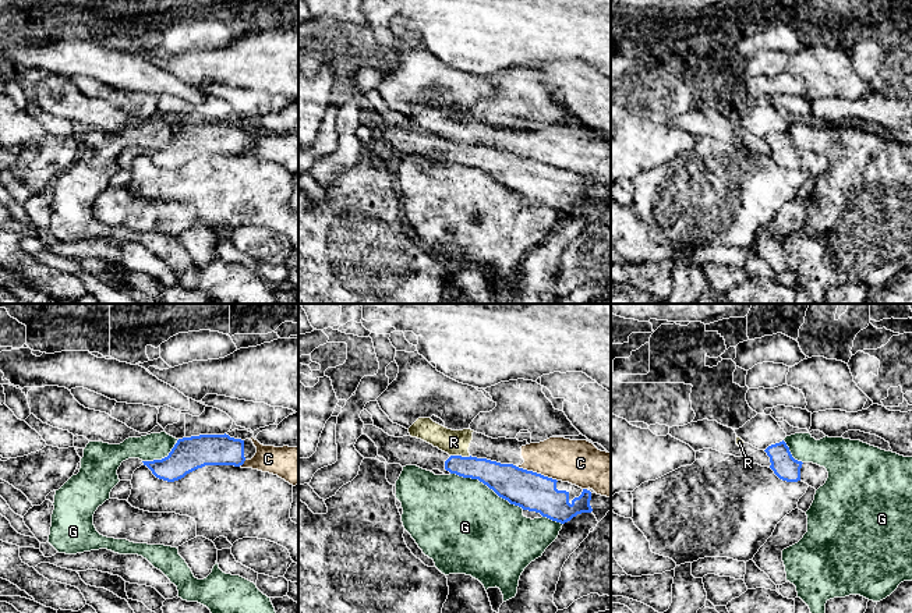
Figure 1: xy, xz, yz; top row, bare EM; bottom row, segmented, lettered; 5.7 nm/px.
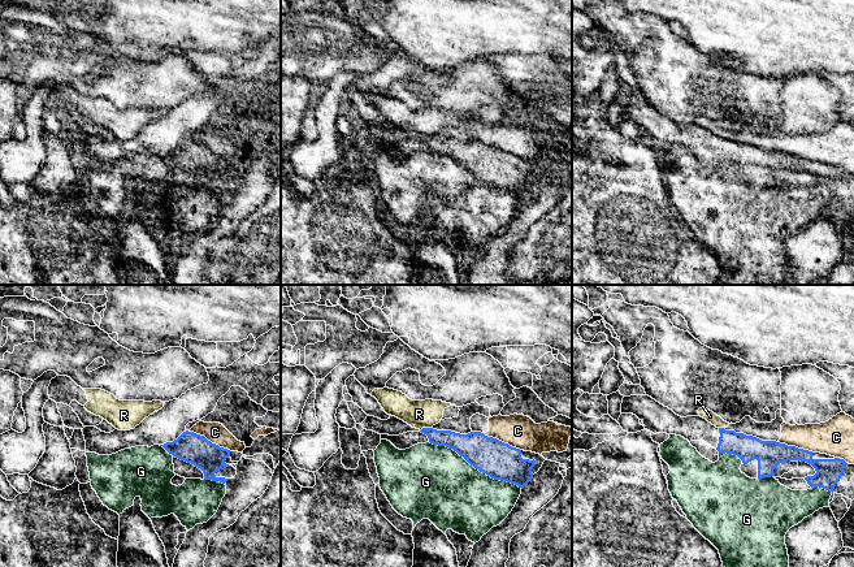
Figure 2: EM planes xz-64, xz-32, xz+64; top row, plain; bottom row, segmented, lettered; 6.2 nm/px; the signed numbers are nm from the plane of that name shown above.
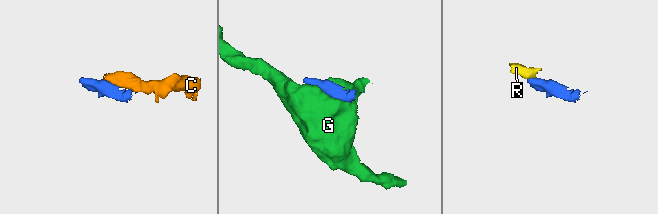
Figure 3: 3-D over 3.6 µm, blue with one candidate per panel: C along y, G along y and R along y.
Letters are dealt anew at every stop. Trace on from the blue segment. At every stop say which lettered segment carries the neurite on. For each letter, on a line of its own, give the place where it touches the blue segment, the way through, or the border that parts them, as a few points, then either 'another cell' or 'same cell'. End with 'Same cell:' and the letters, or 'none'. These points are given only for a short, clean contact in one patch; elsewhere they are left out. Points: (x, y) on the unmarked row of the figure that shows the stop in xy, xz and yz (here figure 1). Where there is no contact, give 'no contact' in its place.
C: meets blue in xz at (536, 160); another cell
G: meets blue in xz at (487, 173); another cell
R: meets blue in xz at (460, 144); border along xz (451, 142), (470, 144); another cell
Same cell: none

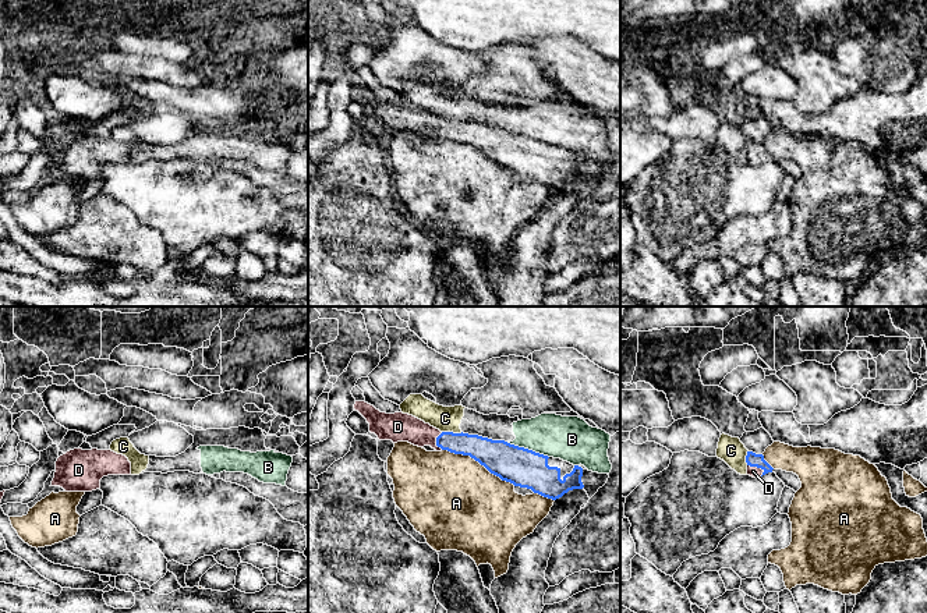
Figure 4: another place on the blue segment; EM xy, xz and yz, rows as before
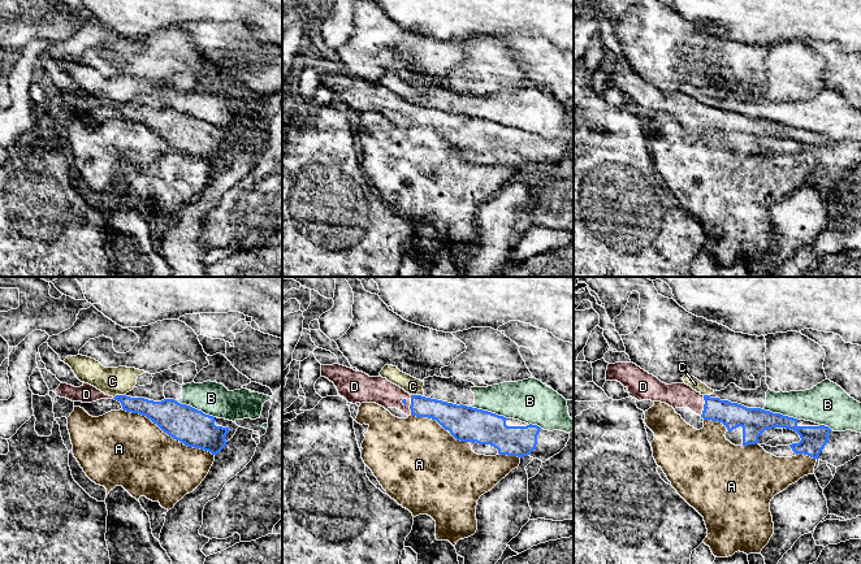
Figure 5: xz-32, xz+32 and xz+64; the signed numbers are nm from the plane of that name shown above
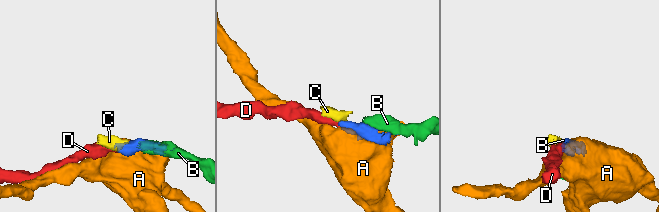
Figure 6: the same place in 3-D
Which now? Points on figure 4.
A: meets blue in xz at (478, 149); another cell
B: meets blue in xz at (527, 137); another cell
C: meets blue in xz at (452, 120); border along xz (442, 119), (462, 120); another cell
D: meets blue in yz at (757, 155); runs through yz (752, 146), (757, 155), (753, 159); same cell
Same cell: D

